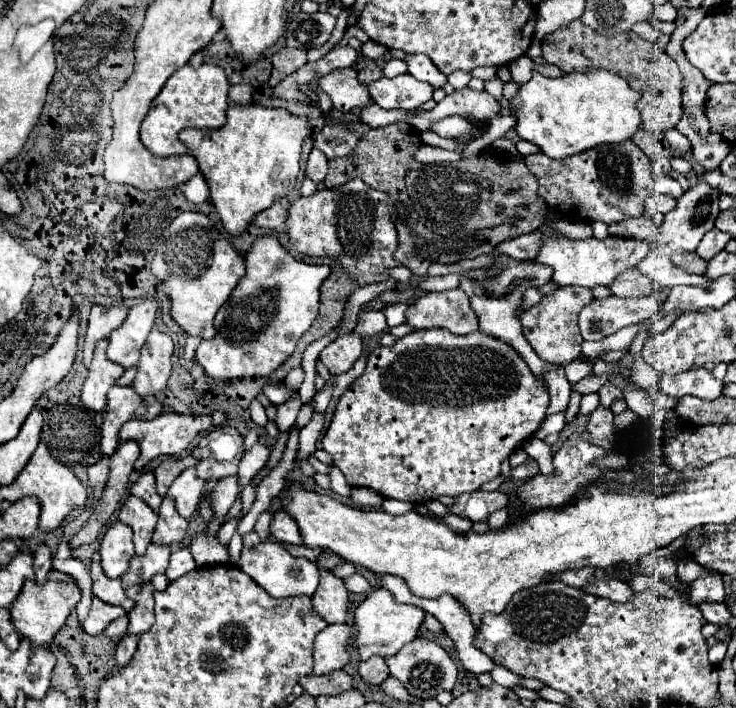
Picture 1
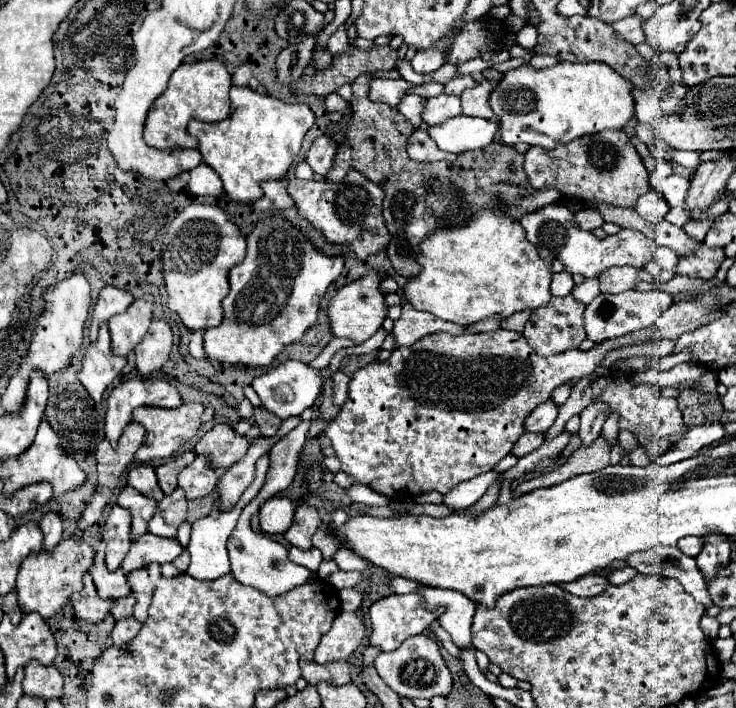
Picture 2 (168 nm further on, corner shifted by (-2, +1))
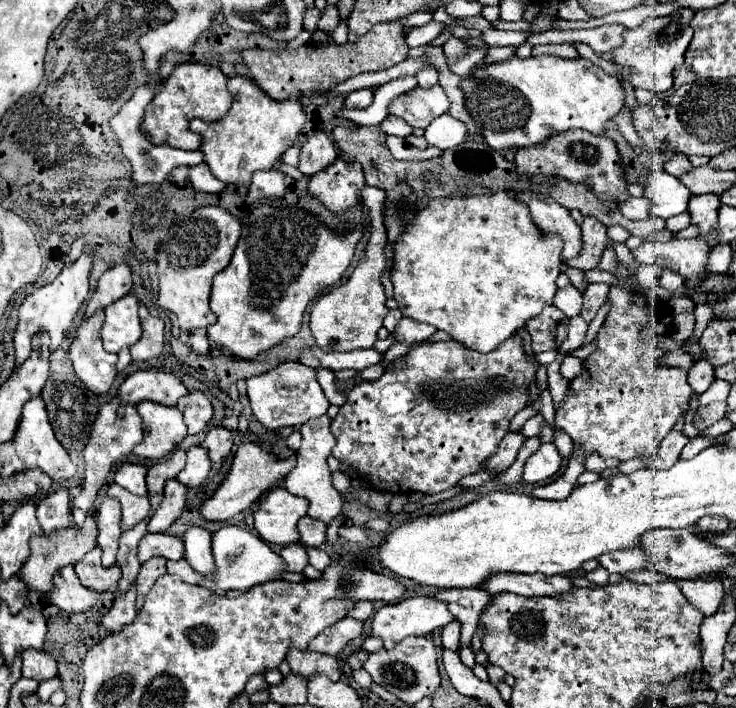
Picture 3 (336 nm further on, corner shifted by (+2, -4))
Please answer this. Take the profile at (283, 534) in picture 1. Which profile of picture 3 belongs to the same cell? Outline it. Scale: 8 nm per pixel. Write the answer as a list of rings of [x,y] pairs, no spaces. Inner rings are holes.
[[[302,516],[298,522],[298,534],[300,534],[300,544],[304,544],[306,548],[322,546],[326,536],[326,524],[310,516]]]

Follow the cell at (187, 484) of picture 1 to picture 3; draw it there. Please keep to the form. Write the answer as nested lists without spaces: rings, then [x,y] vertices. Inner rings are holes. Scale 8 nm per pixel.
[[[192,446],[188,450],[188,460],[184,470],[176,476],[176,480],[188,488],[198,488],[204,486],[208,474],[212,470],[212,462],[208,458],[208,452],[200,446]]]

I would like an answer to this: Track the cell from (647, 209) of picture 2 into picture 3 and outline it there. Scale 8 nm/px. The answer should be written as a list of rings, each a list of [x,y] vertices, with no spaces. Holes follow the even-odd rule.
[[[646,196],[630,198],[628,202],[620,204],[620,210],[630,220],[648,220],[650,218],[650,200]]]

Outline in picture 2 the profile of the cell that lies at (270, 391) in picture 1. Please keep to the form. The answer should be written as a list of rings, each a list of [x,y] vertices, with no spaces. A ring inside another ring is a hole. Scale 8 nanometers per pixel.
[[[292,359],[256,377],[252,381],[252,387],[258,393],[258,397],[262,399],[262,407],[272,411],[280,419],[288,419],[294,415],[302,415],[308,407],[316,405],[316,399],[320,397],[320,391],[322,391],[322,379],[320,379],[320,369],[314,369],[308,363]]]

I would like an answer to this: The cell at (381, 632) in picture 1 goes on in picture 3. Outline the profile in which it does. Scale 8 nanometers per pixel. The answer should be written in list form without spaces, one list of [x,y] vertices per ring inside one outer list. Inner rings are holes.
[[[428,596],[408,598],[408,600],[402,600],[398,604],[386,604],[374,614],[374,618],[372,618],[372,636],[382,638],[384,648],[392,650],[404,638],[408,638],[408,636],[428,636],[432,630],[442,628],[452,618],[454,616],[448,612],[448,606],[444,602],[432,600]]]

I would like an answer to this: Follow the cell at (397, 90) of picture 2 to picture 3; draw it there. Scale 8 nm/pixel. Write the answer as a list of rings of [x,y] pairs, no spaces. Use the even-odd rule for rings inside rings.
[[[362,88],[362,90],[354,90],[346,96],[344,106],[346,108],[368,108],[372,104],[374,98],[374,88]]]

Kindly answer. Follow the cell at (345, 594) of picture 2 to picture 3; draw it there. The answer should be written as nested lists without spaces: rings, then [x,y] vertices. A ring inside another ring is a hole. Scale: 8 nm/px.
[[[364,600],[364,602],[356,602],[354,608],[348,612],[348,616],[358,618],[358,620],[366,620],[372,614],[372,602]]]

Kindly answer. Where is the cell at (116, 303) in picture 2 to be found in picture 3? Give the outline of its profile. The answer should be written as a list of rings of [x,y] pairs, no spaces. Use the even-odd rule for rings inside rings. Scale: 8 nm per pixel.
[[[126,264],[108,268],[100,280],[98,280],[98,288],[92,294],[86,314],[84,316],[92,316],[96,310],[104,310],[106,306],[110,306],[112,302],[124,298],[132,288],[132,272]]]

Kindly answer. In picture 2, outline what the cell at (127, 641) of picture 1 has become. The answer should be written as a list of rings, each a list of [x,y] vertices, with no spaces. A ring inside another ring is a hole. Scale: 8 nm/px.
[[[126,617],[126,619],[118,619],[114,629],[112,629],[112,641],[116,647],[126,647],[126,643],[130,639],[136,637],[136,633],[140,631],[140,621],[136,617]]]

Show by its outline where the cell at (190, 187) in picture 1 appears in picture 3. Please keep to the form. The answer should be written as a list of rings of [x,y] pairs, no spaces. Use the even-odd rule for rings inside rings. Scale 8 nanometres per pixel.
[[[206,162],[190,168],[190,182],[192,182],[192,186],[194,186],[196,192],[212,192],[212,194],[216,194],[216,192],[224,190],[224,184],[220,184],[212,176],[212,172],[210,172],[210,168],[208,168]]]

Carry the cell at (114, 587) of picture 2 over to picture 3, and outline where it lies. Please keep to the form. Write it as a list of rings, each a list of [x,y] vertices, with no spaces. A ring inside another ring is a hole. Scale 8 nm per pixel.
[[[96,546],[74,568],[76,568],[76,574],[82,582],[82,586],[86,586],[88,590],[94,590],[94,592],[110,592],[120,582],[120,568],[118,566],[104,568],[100,564],[100,558],[102,558],[102,550]]]

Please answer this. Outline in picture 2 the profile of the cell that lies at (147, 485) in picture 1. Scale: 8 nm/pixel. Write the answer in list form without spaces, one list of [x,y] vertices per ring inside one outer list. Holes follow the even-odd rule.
[[[152,465],[132,467],[130,473],[128,473],[128,485],[132,485],[142,495],[148,495],[148,497],[152,497],[156,501],[160,501],[164,497],[164,493],[158,487],[156,473],[154,473],[154,467]]]

